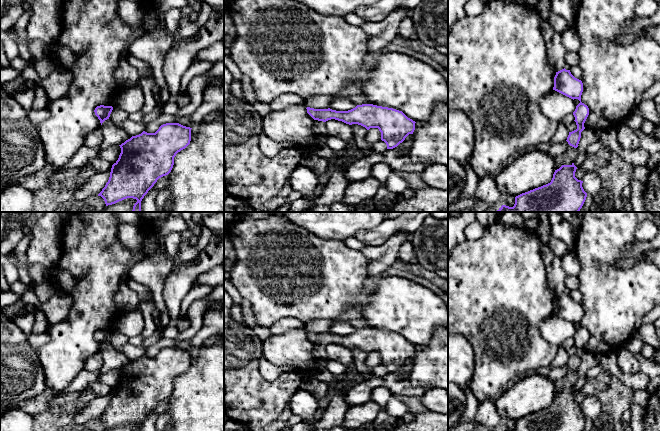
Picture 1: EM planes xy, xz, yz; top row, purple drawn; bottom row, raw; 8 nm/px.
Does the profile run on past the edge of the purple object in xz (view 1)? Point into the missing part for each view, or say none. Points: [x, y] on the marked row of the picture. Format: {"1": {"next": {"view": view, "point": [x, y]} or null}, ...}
{"1": {"next": null}}

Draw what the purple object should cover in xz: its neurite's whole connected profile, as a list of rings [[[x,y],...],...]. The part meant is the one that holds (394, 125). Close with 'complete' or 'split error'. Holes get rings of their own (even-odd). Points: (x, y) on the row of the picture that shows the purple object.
[[[373,104],[357,105],[348,111],[310,107],[306,109],[314,120],[326,122],[335,119],[349,125],[361,125],[367,130],[378,128],[381,132],[381,140],[386,143],[387,149],[397,147],[415,130],[416,122],[408,118],[402,111]]] | complete

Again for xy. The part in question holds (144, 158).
[[[166,123],[161,125],[155,133],[143,131],[119,145],[121,148],[119,158],[112,165],[108,182],[98,194],[104,199],[106,206],[133,198],[137,202],[132,212],[142,212],[141,201],[144,196],[159,178],[171,172],[176,154],[190,144],[191,129],[179,123]]] | complete

